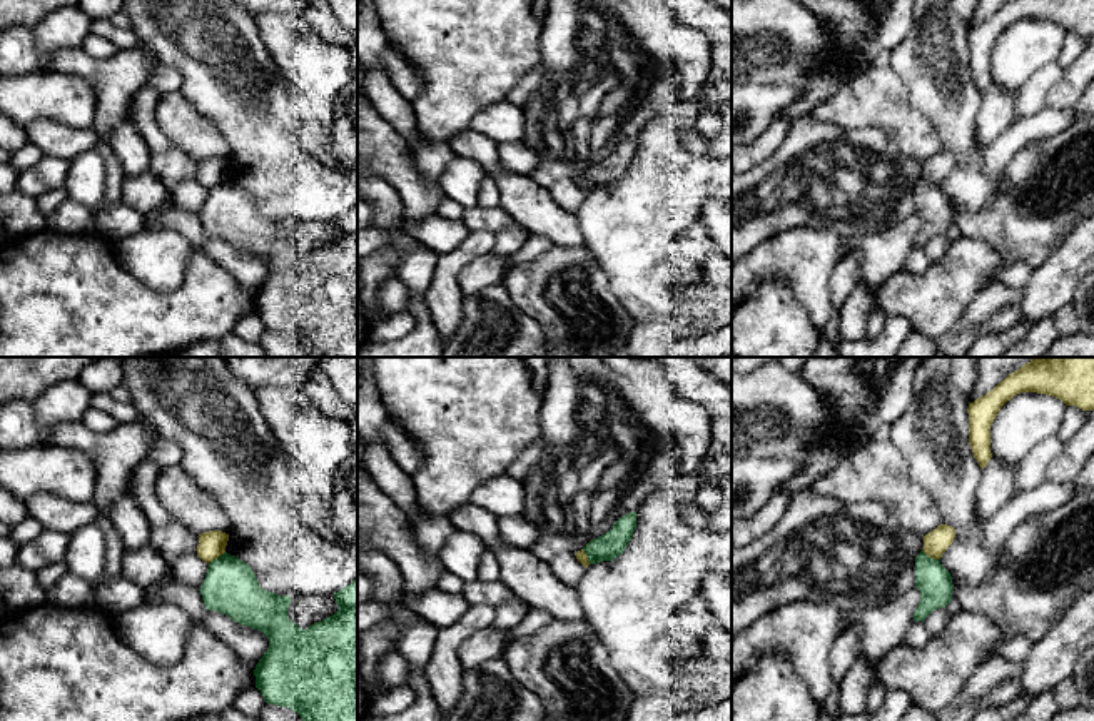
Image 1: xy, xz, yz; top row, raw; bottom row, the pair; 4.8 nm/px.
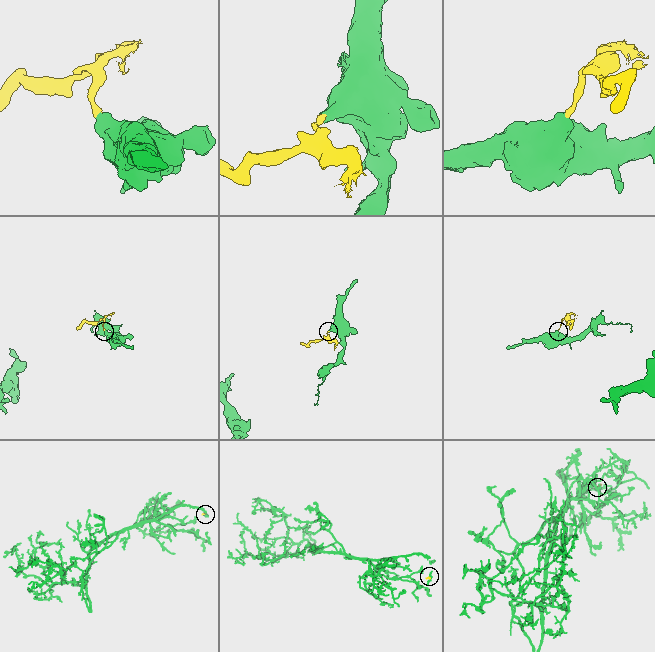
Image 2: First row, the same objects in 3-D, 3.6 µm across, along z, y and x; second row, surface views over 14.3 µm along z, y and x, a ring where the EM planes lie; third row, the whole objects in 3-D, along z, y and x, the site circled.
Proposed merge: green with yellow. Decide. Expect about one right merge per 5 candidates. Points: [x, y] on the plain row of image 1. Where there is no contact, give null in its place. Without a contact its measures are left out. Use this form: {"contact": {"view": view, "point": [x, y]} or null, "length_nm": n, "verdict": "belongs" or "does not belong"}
{"contact": {"view": "xy", "point": [217, 184]}, "length_nm": 110, "verdict": "does not belong"}

